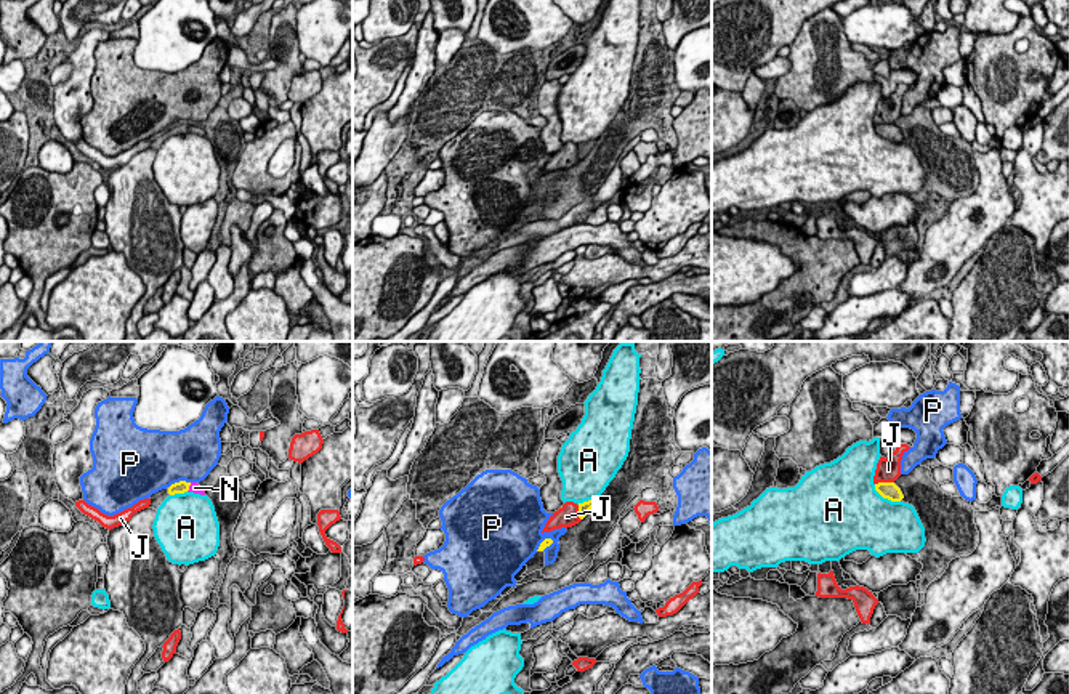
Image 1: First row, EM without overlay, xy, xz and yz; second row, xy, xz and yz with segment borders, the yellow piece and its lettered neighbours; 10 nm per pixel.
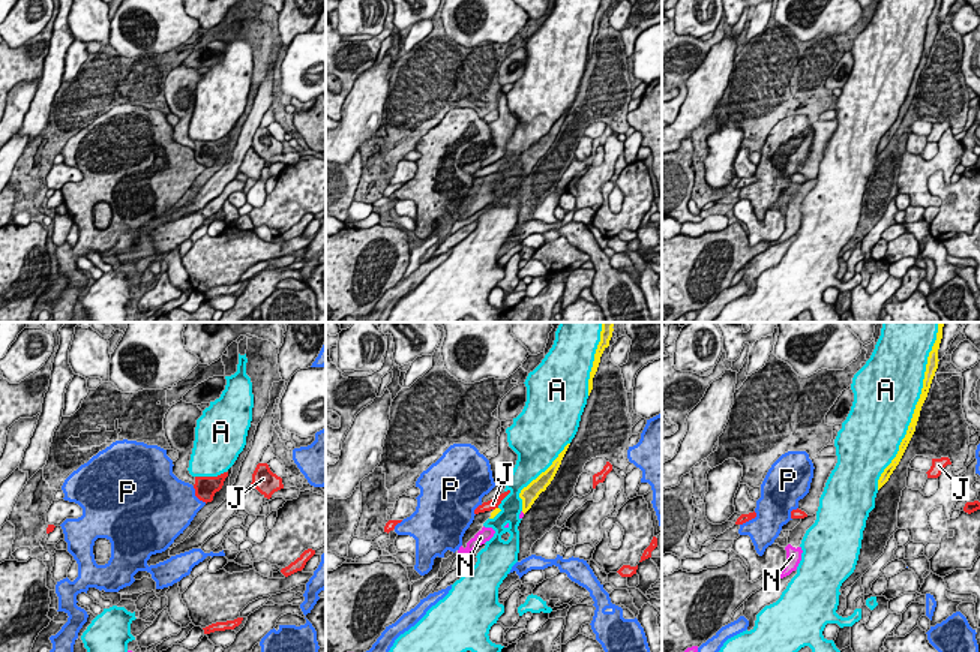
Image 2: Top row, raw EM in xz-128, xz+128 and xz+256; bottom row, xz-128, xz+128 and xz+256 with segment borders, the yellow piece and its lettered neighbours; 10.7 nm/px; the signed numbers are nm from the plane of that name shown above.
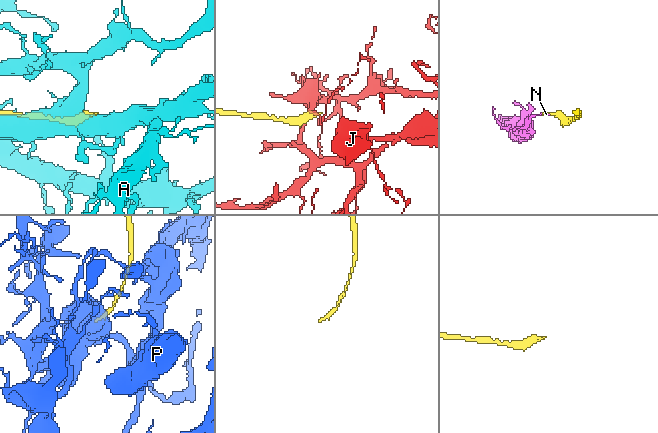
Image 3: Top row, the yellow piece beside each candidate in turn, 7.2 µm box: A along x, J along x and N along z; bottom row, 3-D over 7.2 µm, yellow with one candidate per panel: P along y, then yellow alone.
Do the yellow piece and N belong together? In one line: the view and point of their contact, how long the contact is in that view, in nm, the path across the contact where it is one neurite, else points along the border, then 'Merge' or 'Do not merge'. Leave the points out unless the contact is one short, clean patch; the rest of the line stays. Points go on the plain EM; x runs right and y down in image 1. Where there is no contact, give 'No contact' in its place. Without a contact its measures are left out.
Touches yellow at xy (188, 129). Shared border 110 nm. Path across: xy (178, 129), (188, 129), (194, 129). Merge

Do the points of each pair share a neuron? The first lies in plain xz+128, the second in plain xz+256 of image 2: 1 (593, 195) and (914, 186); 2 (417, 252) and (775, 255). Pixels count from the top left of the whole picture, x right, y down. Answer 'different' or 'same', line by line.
1: same
2: different

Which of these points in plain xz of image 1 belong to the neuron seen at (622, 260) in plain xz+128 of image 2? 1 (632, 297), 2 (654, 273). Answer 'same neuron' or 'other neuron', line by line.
1: other neuron
2: same neuron

